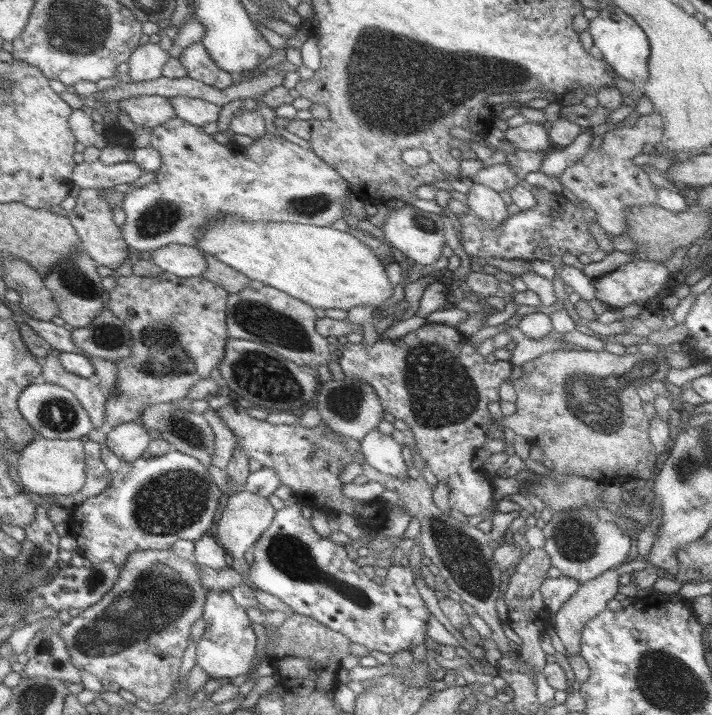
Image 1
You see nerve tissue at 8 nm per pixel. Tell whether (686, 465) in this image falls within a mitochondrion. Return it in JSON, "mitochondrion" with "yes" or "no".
{"mitochondrion":"yes"}

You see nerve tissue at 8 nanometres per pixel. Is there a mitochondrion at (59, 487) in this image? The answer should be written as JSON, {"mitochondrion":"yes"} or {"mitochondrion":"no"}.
{"mitochondrion":"no"}

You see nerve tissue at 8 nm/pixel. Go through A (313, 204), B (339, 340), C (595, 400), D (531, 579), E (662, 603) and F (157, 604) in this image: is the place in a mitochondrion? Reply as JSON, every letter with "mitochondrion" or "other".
{"A":"mitochondrion","B":"other","C":"mitochondrion","D":"other","E":"other","F":"mitochondrion"}

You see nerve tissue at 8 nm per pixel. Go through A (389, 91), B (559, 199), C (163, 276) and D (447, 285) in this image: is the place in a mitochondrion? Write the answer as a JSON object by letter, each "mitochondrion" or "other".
{"A":"mitochondrion","B":"other","C":"other","D":"other"}

